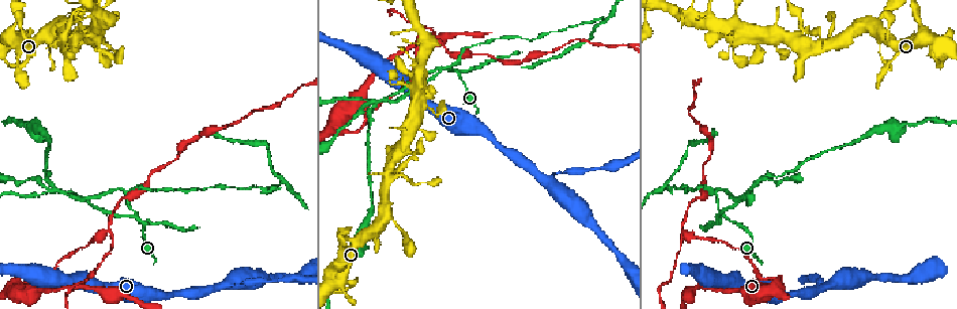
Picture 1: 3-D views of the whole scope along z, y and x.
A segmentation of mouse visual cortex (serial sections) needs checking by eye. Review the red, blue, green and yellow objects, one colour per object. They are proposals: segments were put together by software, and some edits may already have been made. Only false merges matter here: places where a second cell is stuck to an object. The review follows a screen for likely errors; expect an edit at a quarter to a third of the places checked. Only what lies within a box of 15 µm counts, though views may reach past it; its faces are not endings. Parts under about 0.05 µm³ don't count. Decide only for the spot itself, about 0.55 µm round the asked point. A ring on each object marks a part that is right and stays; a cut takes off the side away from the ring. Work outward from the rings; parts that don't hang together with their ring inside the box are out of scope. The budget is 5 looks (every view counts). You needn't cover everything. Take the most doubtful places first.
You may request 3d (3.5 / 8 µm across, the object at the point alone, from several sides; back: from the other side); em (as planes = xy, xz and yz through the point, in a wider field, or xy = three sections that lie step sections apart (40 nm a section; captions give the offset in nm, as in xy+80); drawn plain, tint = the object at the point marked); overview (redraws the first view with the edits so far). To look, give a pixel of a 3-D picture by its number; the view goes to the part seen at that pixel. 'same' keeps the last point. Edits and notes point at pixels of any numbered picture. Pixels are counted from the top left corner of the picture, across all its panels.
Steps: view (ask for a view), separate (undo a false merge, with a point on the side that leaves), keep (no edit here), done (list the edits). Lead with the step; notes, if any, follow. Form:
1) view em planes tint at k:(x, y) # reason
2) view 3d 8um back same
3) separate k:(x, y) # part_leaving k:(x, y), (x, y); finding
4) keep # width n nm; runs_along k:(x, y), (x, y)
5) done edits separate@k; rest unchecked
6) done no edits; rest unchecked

view 3d 3.5um at 1:(722, 214) # abrupt turn

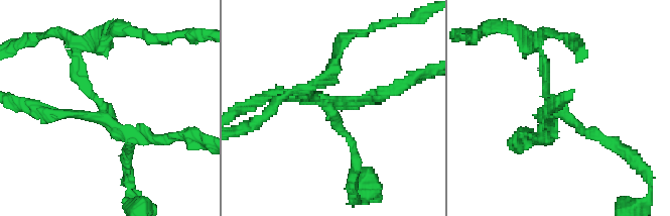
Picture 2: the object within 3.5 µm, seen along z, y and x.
view em planes tint at 2:(330, 107) # arms 4; arm_widths 150, 150, 150, 200 nm; now the EM

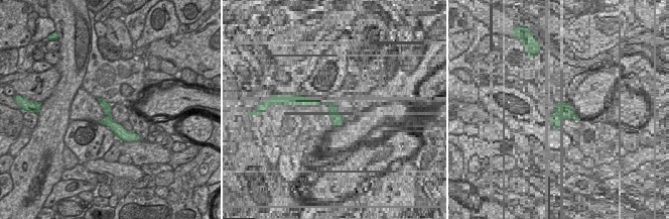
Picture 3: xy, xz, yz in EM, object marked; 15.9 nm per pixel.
separate 2:(547, 30) # width 170 nm; part_leaving 2:(103, 114), (50, 114), (22, 105); a second cell is stuck on

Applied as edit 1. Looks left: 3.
view overview # see it whole again

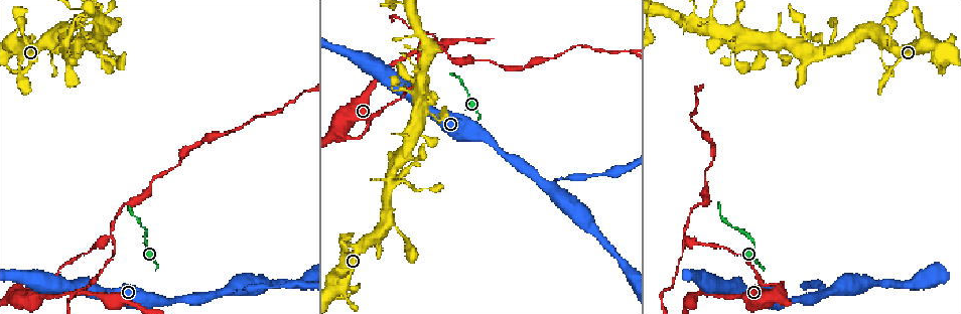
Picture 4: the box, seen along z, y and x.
view 3d 3.5um at 4:(226, 290) # side arm on a straight run

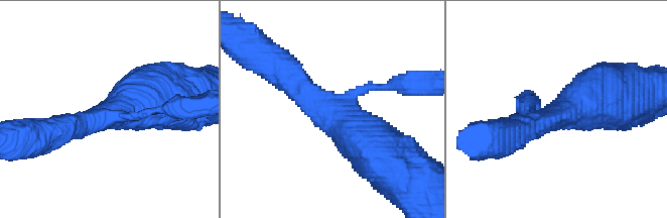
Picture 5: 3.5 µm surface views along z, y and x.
view em xy step 1 tint at 5:(104, 117) # arms 3; arm_widths 150, 400, 800 nm; now the EM

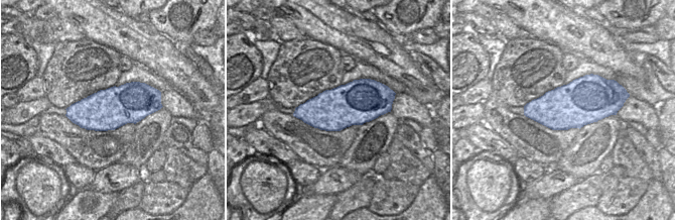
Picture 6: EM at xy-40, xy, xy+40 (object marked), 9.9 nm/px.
keep # runs_along 5:(277, 70), (340, 118), (380, 154); all the same cell

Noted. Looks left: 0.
done edits separate@2; rest unchecked

